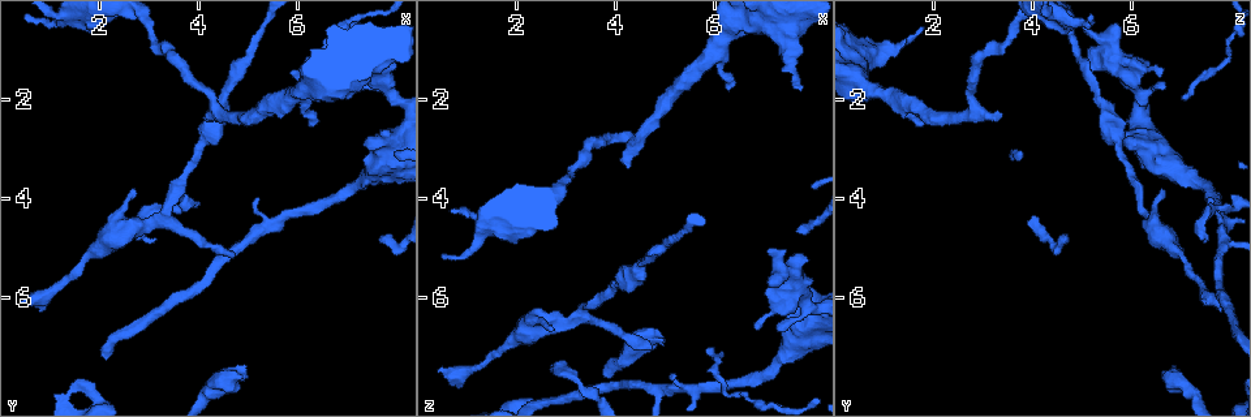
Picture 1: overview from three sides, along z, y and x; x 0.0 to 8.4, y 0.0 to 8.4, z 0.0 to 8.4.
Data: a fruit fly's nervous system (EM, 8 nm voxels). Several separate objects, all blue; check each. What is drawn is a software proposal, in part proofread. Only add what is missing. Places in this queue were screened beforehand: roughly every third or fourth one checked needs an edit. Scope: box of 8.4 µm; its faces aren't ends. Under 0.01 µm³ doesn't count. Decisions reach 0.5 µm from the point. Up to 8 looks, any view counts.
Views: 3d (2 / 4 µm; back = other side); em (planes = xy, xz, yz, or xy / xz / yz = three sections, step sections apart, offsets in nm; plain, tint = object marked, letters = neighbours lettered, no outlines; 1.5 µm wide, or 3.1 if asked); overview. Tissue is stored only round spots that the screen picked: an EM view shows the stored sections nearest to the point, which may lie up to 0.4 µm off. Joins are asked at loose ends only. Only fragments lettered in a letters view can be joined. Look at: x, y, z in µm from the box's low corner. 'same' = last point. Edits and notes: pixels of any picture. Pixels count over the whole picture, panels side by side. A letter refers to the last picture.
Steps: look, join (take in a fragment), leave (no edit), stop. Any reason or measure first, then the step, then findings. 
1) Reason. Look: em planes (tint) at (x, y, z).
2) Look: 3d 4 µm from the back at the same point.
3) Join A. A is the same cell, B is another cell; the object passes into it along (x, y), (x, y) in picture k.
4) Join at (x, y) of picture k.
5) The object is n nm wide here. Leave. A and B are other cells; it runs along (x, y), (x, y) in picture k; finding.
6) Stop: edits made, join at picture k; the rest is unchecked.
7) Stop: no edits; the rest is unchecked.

Thin end. Look: em planes (letters) at (4.70, 5.20, 7.00).

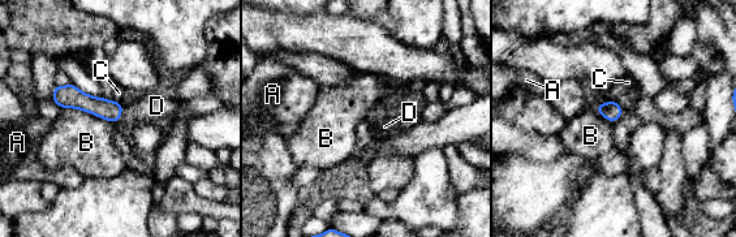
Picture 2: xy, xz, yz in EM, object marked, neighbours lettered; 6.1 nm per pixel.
Join D. D is the same cell, A, B and C are other cells; the cell continues.

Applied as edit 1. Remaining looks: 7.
An open end. Look: em yz step 8 (letters) at (7.25, 1.70, 6.60).

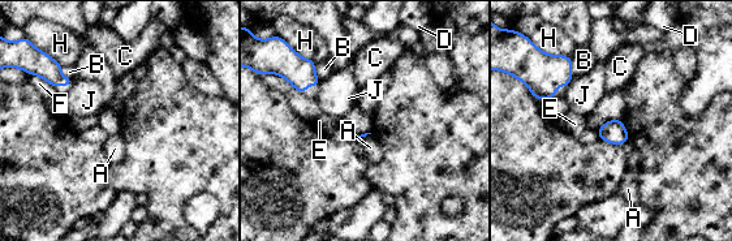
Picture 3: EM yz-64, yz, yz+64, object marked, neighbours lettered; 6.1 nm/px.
Look: em planes (letters) at the same point.

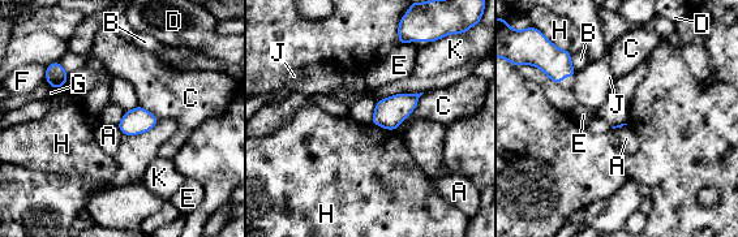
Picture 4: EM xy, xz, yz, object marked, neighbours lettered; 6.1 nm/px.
Leave. A, B, C, D, E, F, G, H, J and K are other cells; a border runs along (372, 123), (394, 130) in picture 4; no lettered fragment goes on from it.

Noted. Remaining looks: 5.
An open end. Look: em planes (letters) at (7.75, 1.05, 5.10).

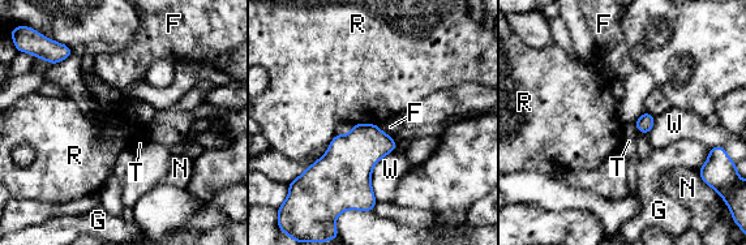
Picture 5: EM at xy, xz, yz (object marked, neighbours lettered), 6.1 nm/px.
Leave. F, G, N, R, T and W are other cells; a border runs along (335, 134), (328, 150), (316, 160) in picture 5; none of them fits.

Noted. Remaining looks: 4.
Stop: edits made, join at picture 2; the rest is unchecked.

